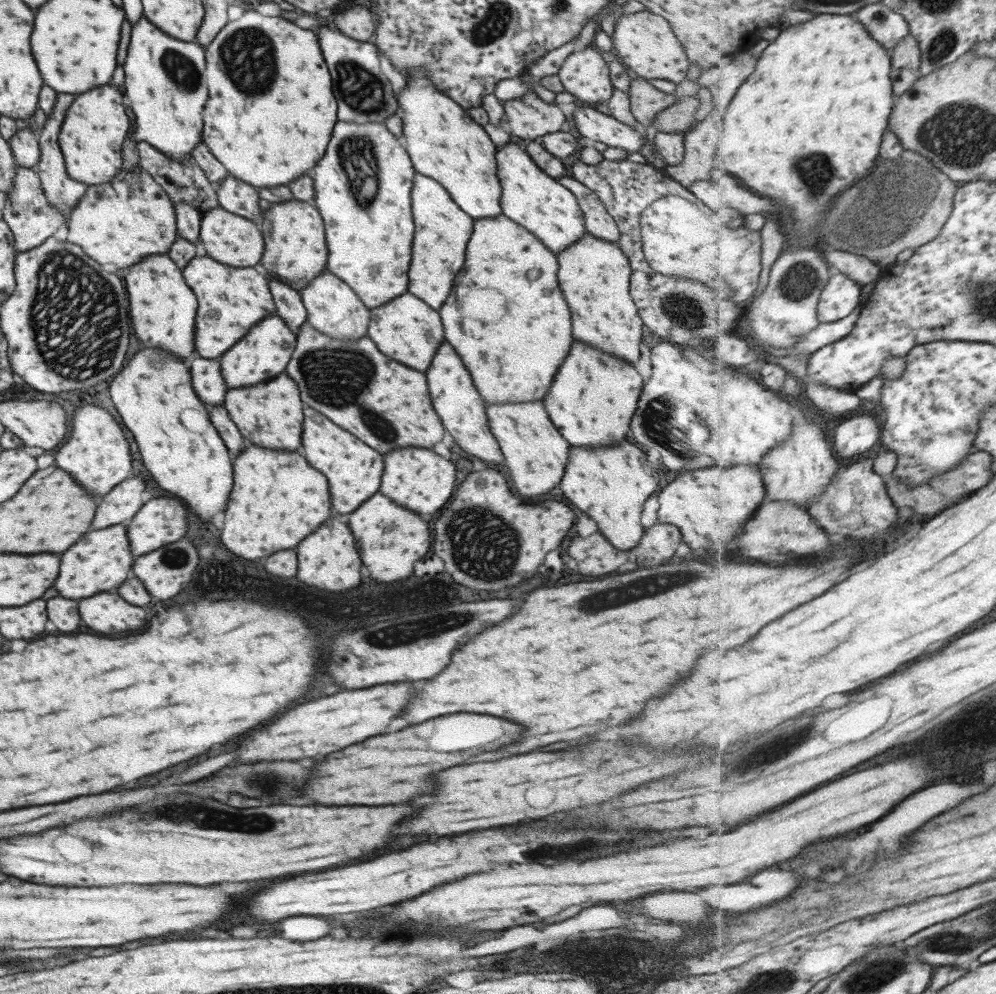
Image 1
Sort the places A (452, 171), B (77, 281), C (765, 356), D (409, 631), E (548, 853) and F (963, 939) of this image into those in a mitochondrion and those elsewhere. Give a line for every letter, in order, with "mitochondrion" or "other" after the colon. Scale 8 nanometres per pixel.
A: other
B: mitochondrion
C: other
D: mitochondrion
E: mitochondrion
F: mitochondrion

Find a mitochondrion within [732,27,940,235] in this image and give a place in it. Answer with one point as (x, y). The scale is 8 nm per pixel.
(819, 177)

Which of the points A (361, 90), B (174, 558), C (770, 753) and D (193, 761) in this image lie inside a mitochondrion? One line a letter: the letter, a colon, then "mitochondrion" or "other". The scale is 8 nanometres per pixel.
A: mitochondrion
B: mitochondrion
C: mitochondrion
D: other

